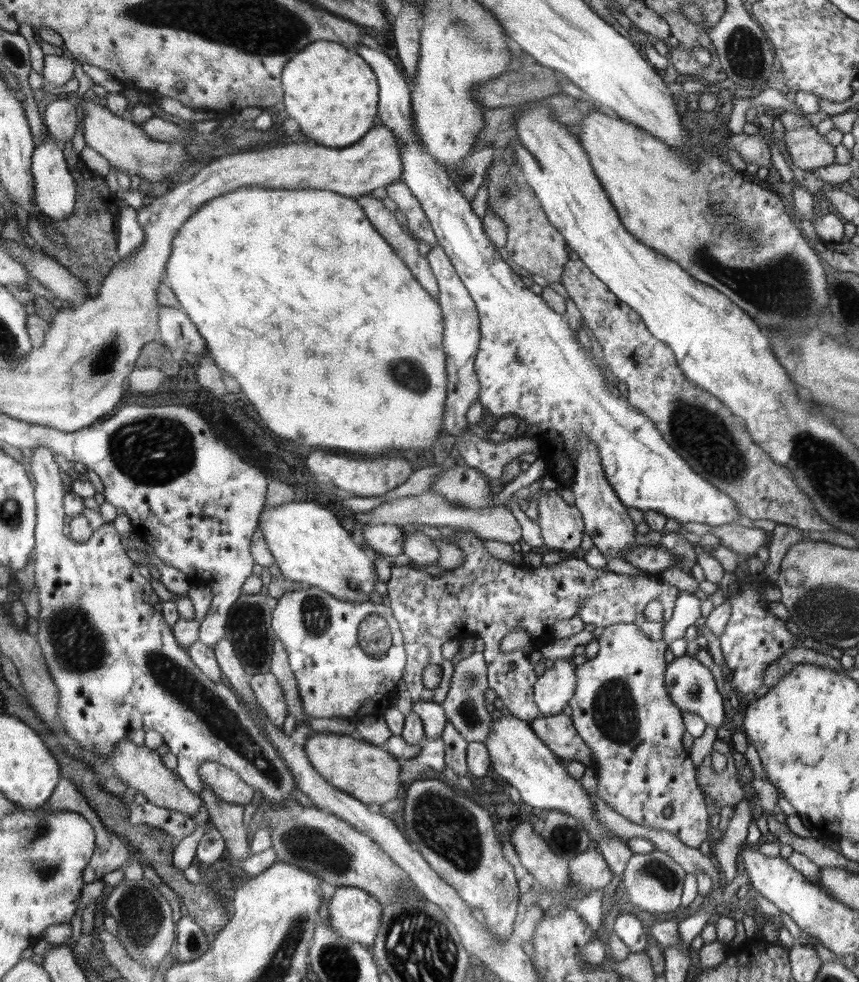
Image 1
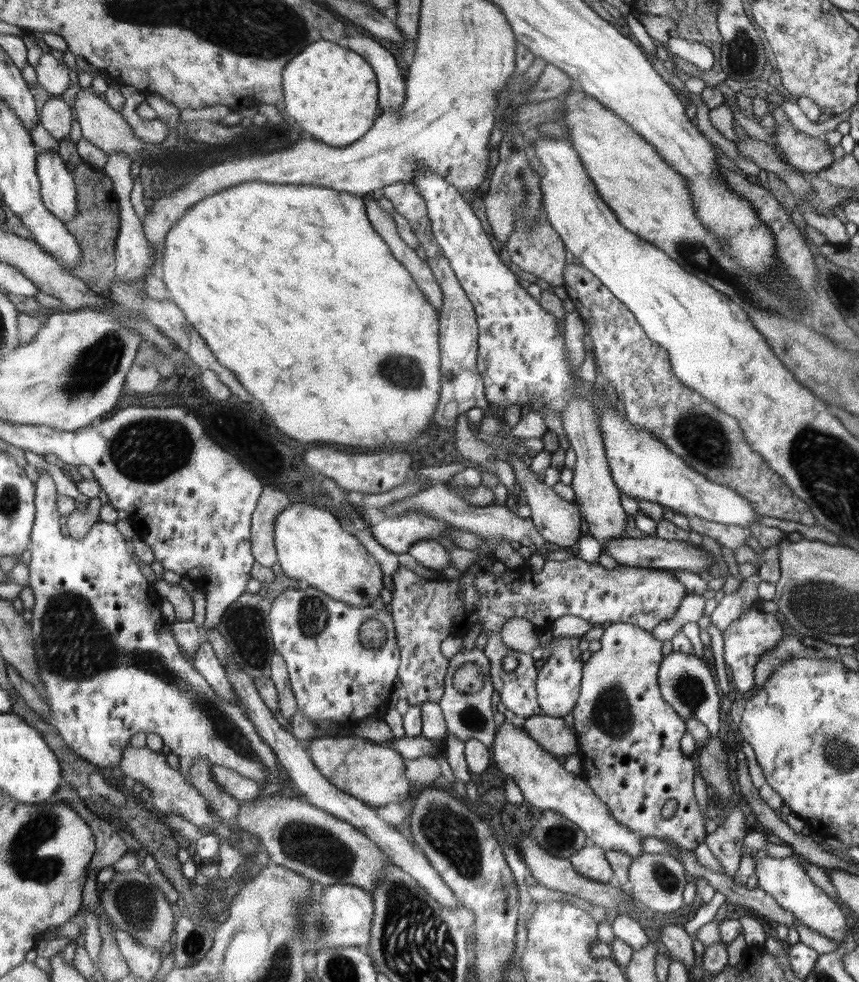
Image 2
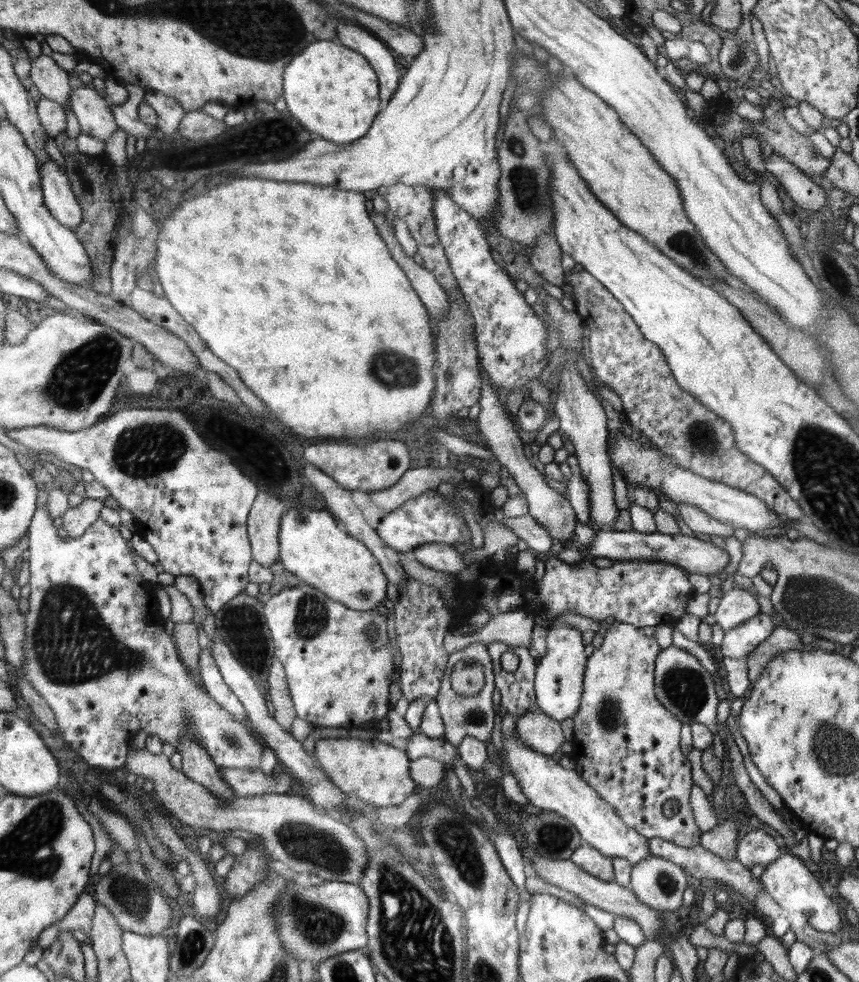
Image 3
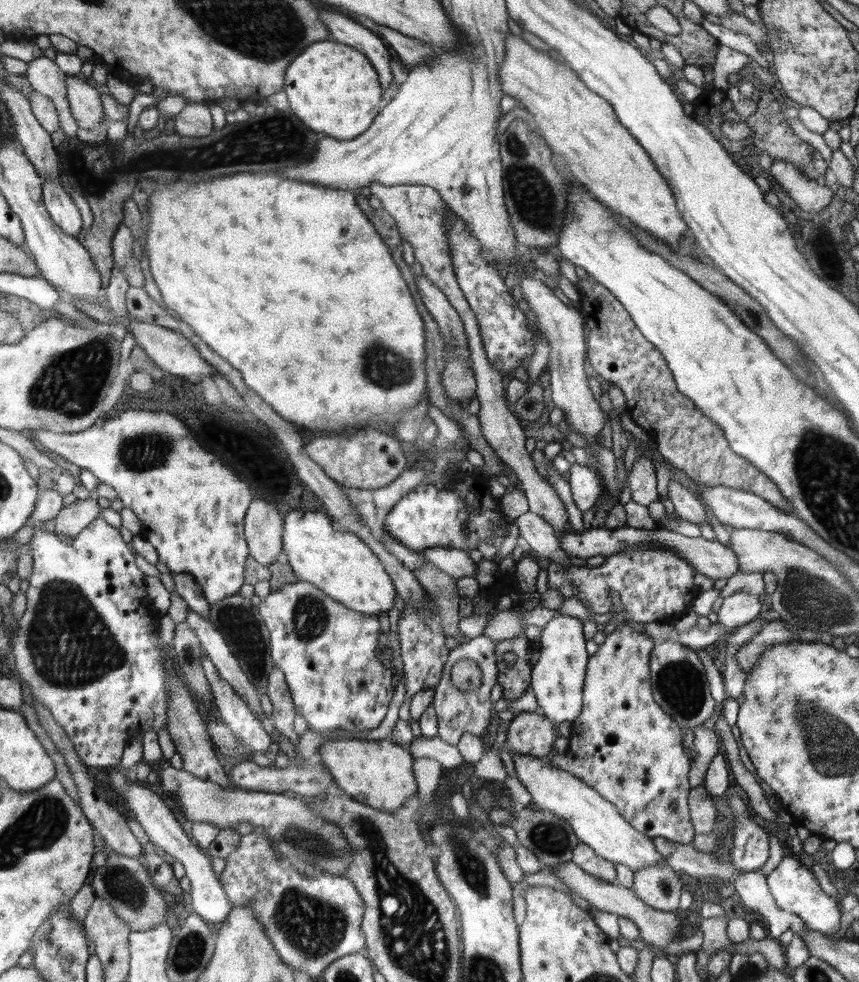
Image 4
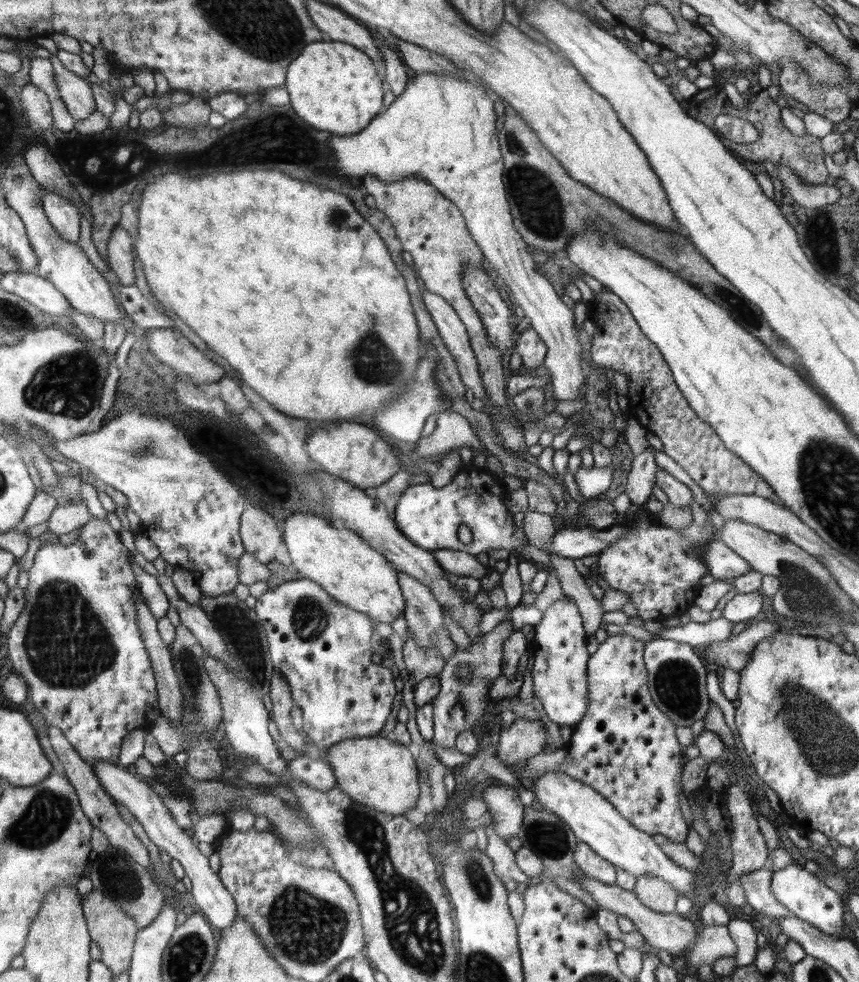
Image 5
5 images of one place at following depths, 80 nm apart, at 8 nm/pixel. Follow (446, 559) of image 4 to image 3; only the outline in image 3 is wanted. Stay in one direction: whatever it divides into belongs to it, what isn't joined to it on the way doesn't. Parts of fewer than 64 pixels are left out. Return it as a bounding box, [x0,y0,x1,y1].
[413,543,468,575]

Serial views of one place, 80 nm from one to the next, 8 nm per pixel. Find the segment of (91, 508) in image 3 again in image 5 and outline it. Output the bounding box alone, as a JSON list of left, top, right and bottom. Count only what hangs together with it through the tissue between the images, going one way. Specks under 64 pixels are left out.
[47,501,91,535]

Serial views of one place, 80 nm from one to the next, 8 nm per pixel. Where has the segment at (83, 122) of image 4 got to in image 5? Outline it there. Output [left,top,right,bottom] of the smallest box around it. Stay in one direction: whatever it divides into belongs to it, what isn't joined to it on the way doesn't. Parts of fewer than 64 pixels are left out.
[49,55,97,121]

